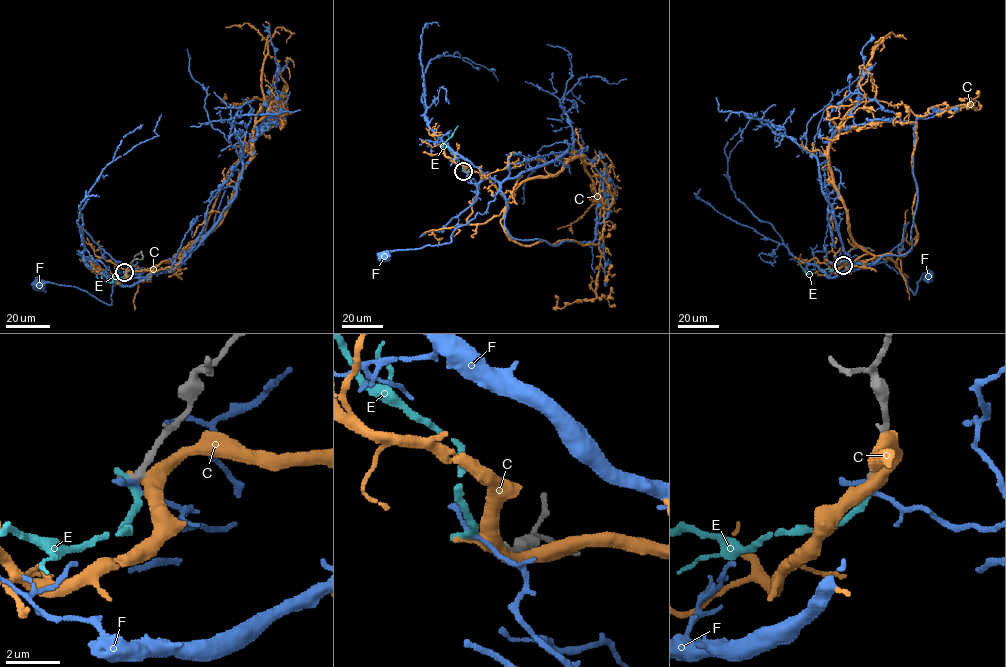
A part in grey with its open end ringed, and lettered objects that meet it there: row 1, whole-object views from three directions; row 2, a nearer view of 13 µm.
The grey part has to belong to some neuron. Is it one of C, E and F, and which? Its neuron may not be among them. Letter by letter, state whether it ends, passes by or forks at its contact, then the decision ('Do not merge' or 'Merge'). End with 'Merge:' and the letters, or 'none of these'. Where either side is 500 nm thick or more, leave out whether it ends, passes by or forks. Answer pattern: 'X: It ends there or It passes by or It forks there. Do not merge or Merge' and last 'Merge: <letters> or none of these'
C: It passes by. Do not merge
E: It ends there. Do not merge
F: It ends there. Do not merge
Merge: none of these

